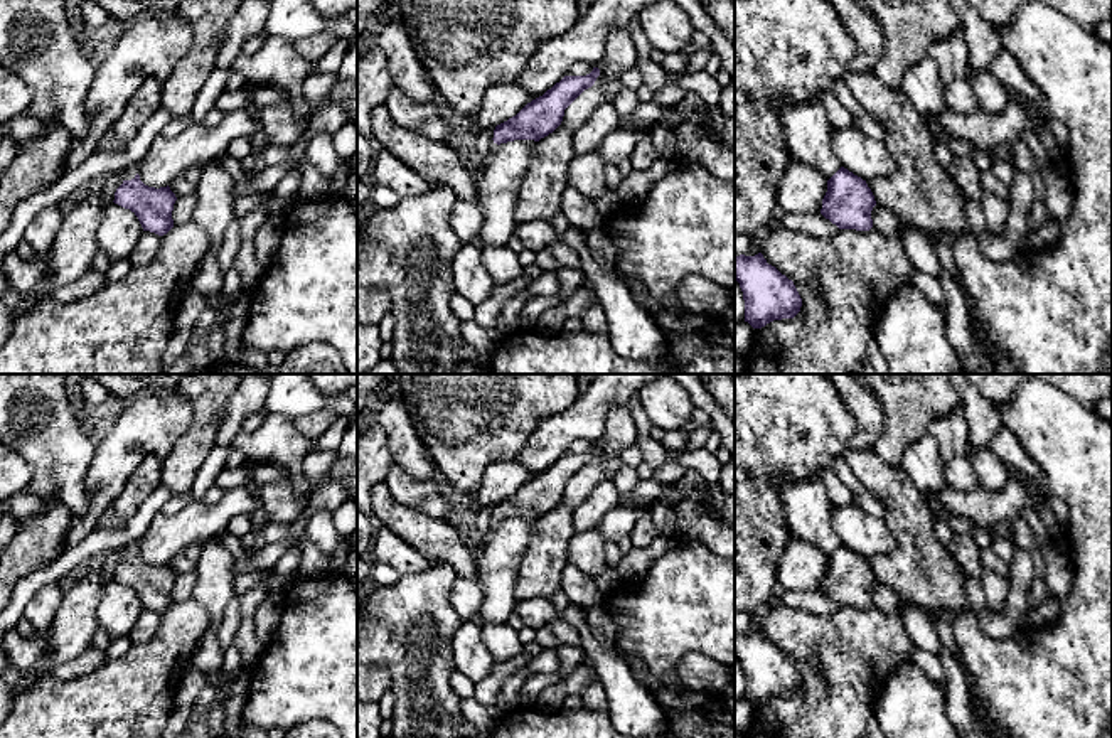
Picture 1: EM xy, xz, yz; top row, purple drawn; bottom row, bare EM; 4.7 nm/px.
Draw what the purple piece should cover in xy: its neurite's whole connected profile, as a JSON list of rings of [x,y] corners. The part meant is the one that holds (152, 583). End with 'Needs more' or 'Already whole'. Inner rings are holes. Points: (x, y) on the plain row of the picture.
[[[131,541],[120,548],[123,561],[115,570],[115,581],[130,586],[140,598],[143,608],[158,613],[174,605],[172,588],[177,578],[170,564],[148,564],[140,558],[138,543]]]. Needs more

